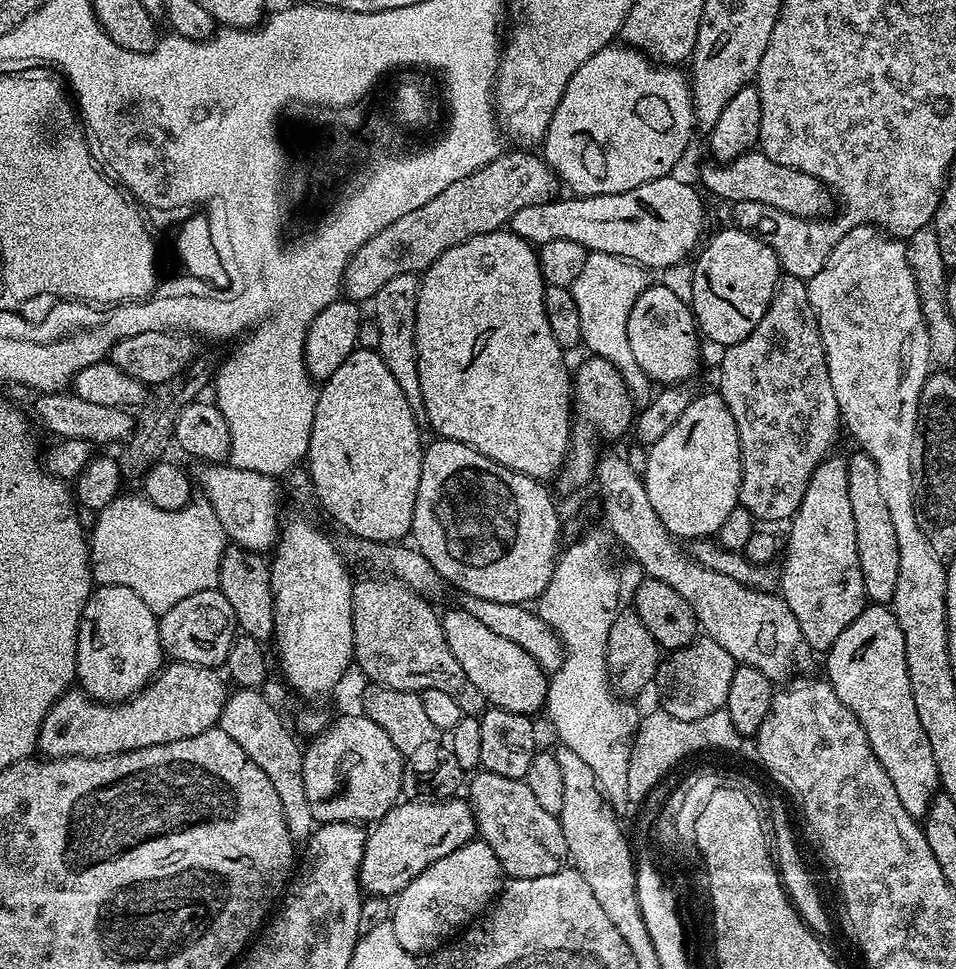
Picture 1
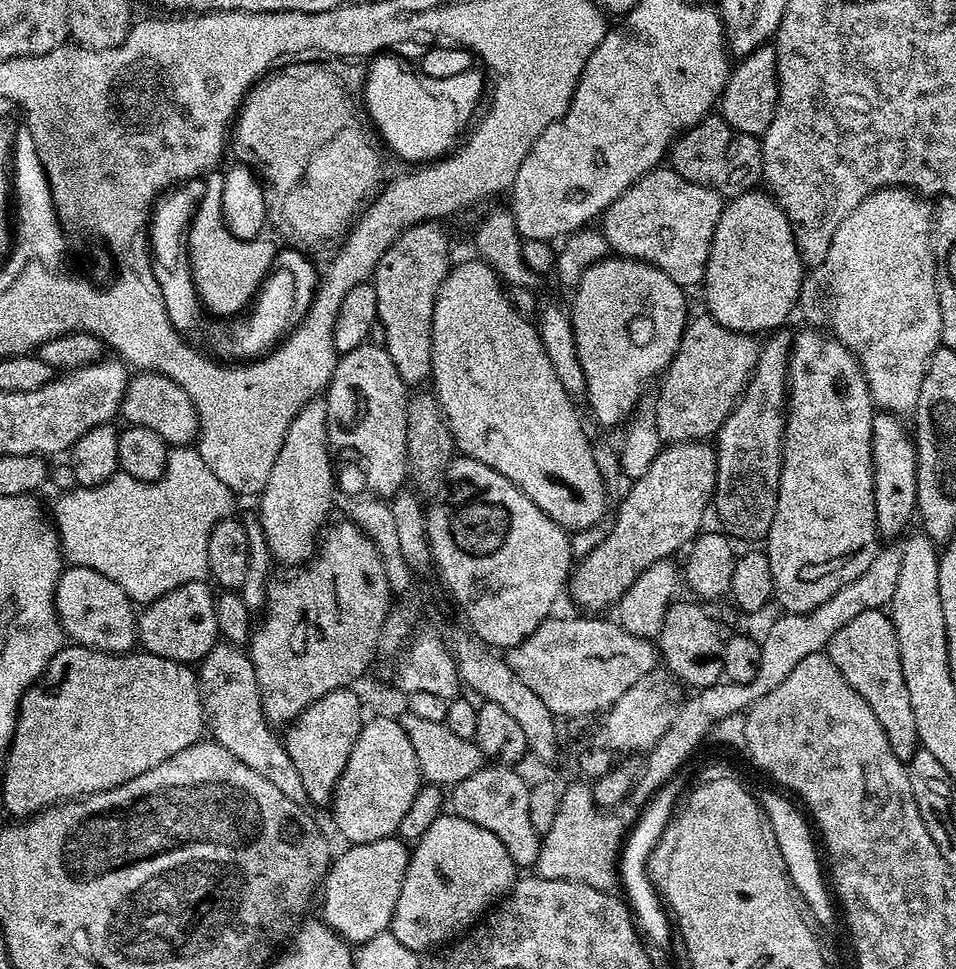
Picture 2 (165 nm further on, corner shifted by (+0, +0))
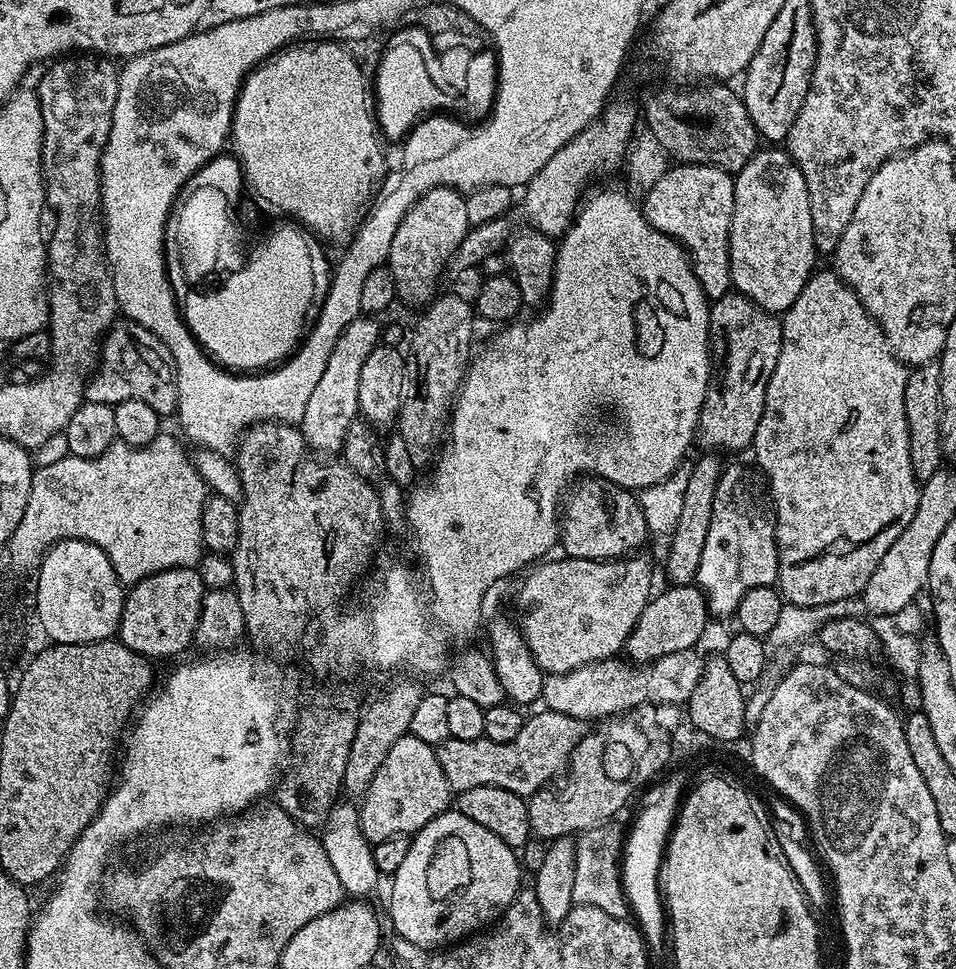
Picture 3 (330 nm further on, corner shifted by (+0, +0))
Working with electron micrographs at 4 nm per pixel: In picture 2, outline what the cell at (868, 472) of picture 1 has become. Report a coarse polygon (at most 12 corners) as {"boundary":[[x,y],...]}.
{"boundary":[[892,412],[872,418],[876,529],[917,515],[916,442]]}

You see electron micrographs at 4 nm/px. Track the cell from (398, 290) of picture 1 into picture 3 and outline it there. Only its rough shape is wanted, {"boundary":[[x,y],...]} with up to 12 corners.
{"boundary":[[435,188],[408,208],[386,267],[427,305],[468,231],[466,200]]}

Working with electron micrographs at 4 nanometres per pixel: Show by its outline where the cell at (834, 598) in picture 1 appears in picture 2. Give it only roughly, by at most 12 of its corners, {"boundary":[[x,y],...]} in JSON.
{"boundary":[[820,330],[788,358],[774,596],[874,562],[870,386]]}

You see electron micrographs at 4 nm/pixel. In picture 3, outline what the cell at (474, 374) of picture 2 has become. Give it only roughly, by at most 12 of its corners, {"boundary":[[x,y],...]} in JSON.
{"boundary":[[599,478],[562,504],[563,555],[618,560],[649,537],[637,497]]}

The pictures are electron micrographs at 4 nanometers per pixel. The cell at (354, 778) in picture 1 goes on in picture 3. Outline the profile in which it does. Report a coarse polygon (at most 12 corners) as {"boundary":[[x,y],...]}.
{"boundary":[[390,746],[359,801],[372,846],[419,834],[453,796],[436,748]]}

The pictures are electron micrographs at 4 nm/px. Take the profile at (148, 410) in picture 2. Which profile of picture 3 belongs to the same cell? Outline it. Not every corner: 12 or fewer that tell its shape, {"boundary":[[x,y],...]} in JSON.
{"boundary":[[124,318],[99,345],[86,400],[176,412],[172,355]]}

